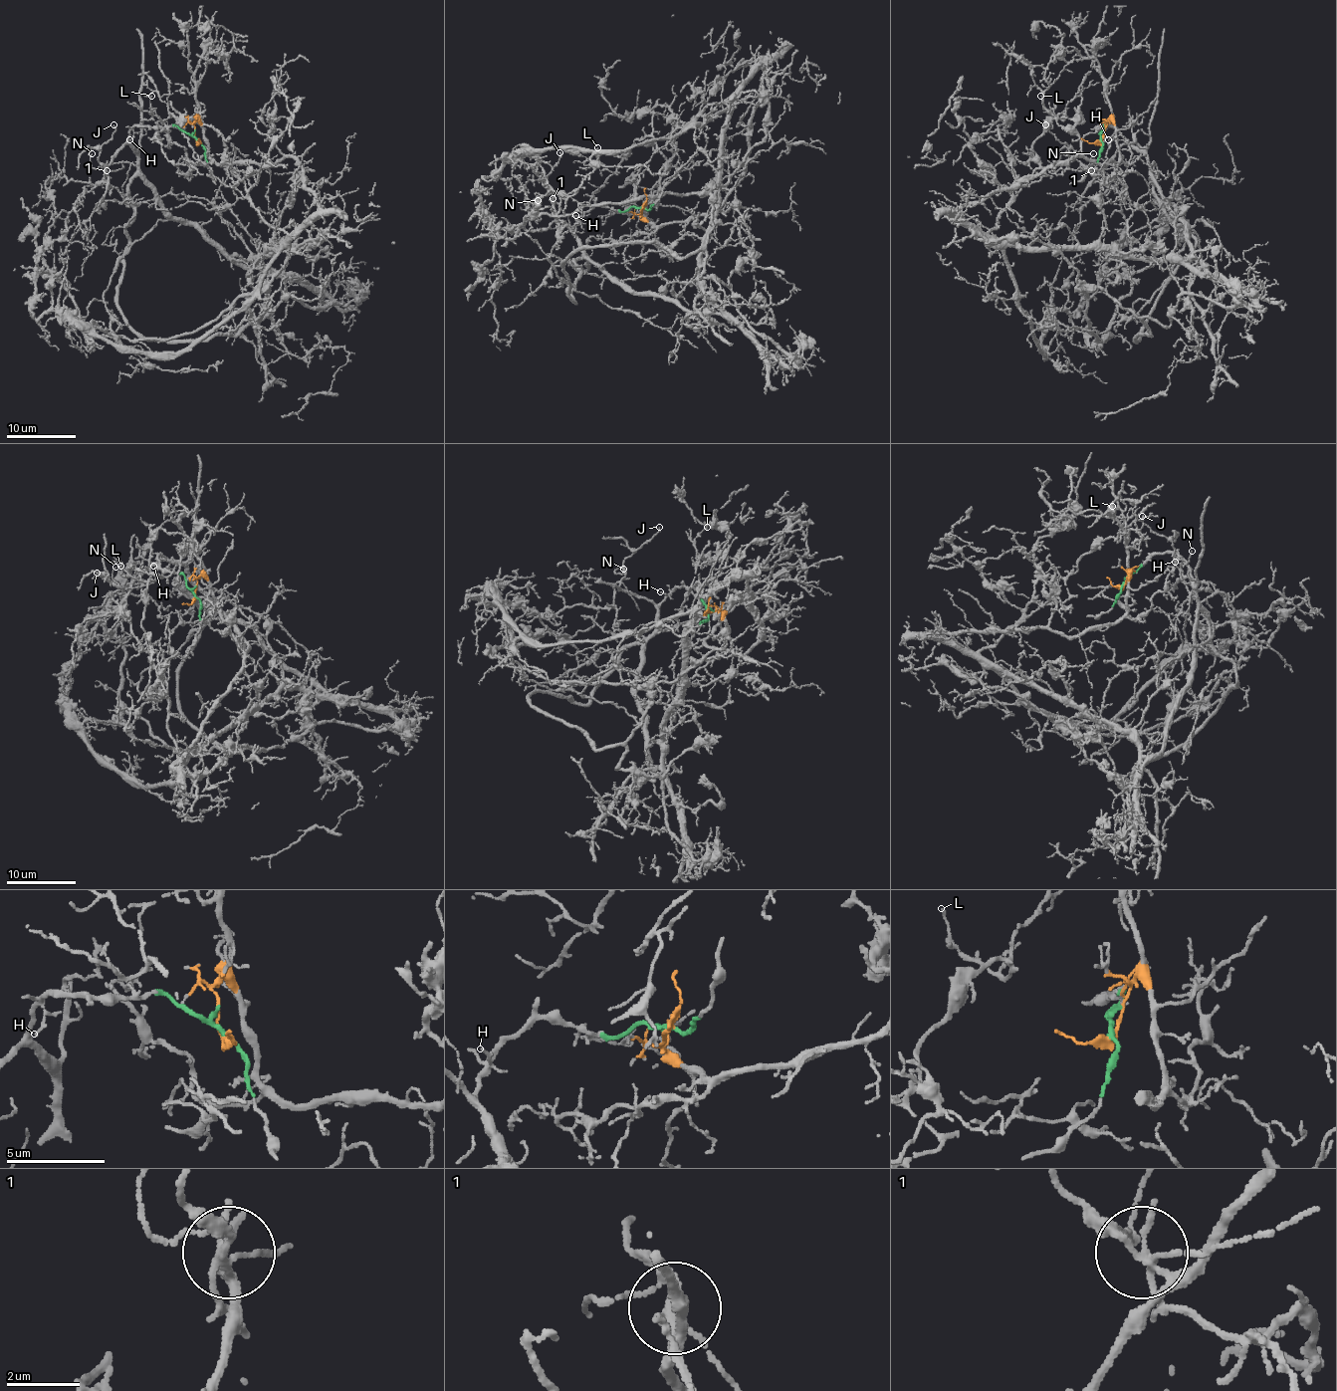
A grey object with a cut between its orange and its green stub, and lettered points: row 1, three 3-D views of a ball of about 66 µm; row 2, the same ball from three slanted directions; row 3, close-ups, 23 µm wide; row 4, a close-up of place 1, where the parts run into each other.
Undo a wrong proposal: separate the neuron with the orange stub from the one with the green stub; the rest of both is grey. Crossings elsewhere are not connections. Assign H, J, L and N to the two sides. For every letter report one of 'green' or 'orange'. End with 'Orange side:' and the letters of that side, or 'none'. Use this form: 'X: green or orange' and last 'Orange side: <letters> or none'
H: green
J: green
L: orange
N: green
Orange side: L

